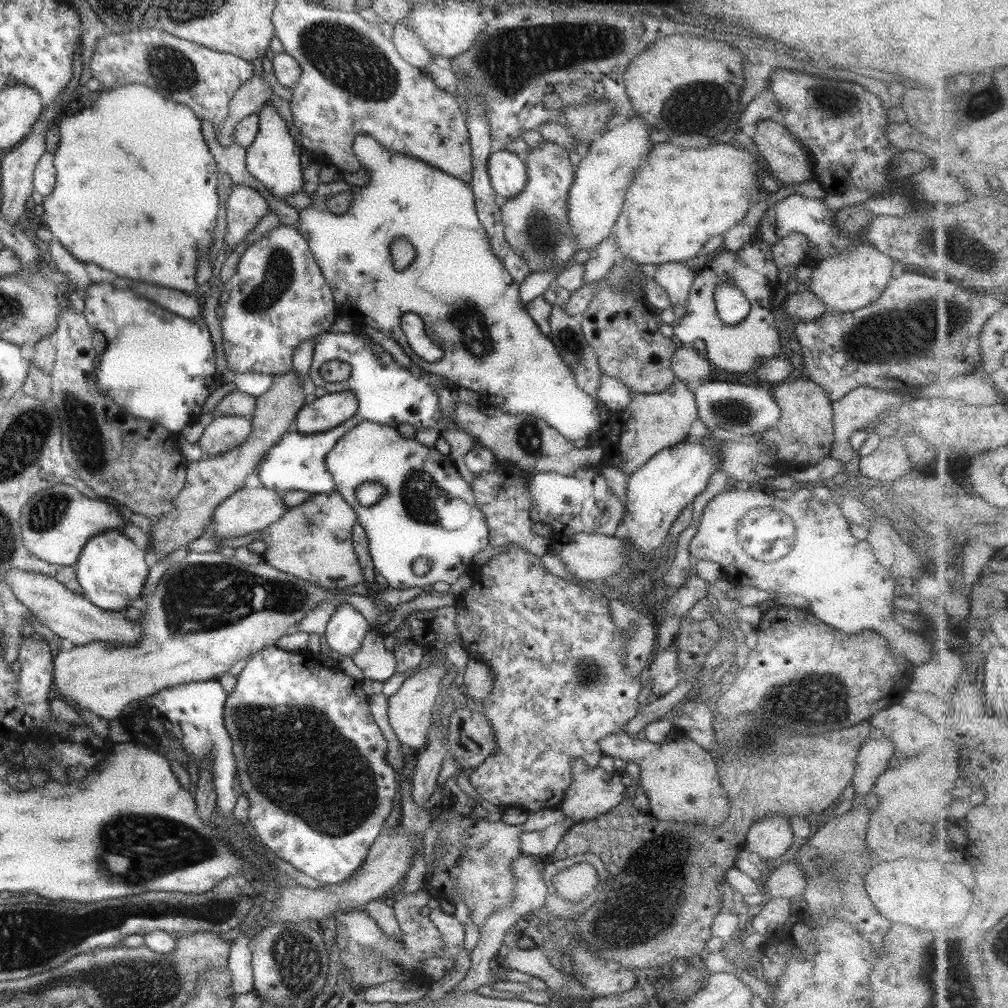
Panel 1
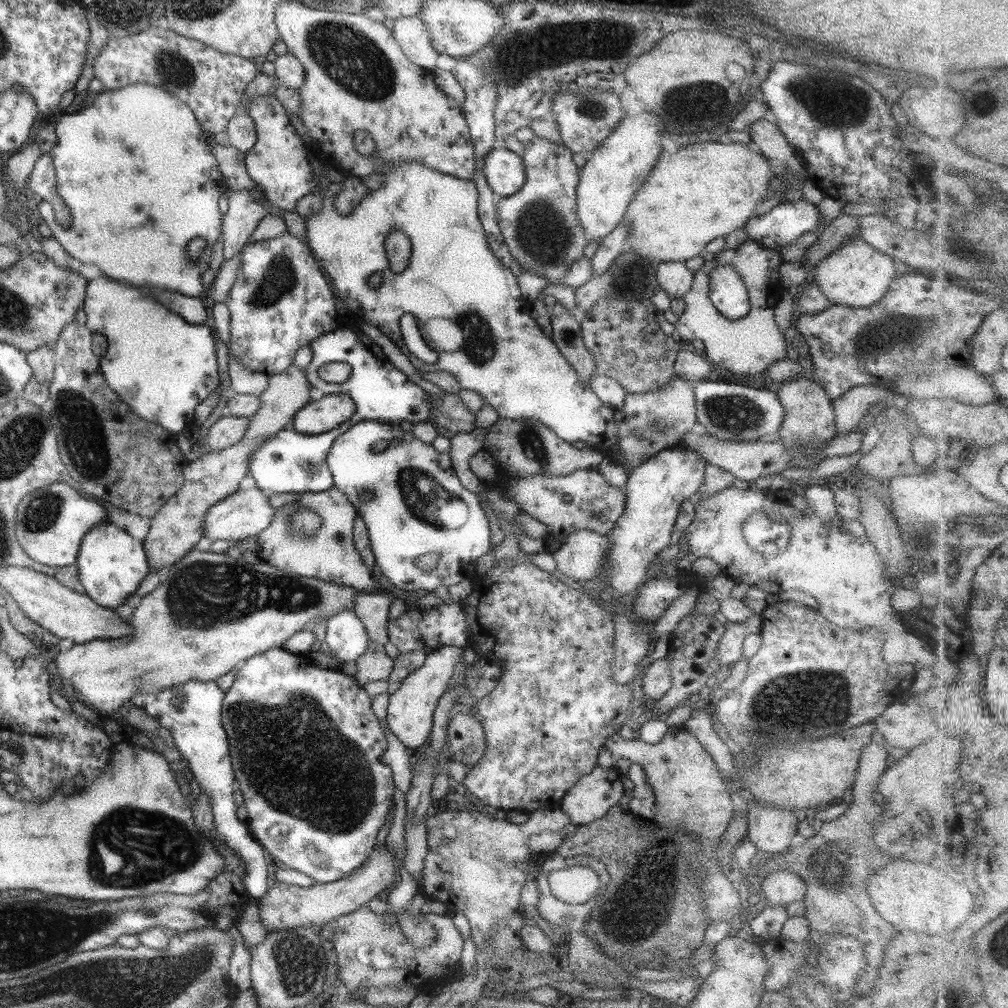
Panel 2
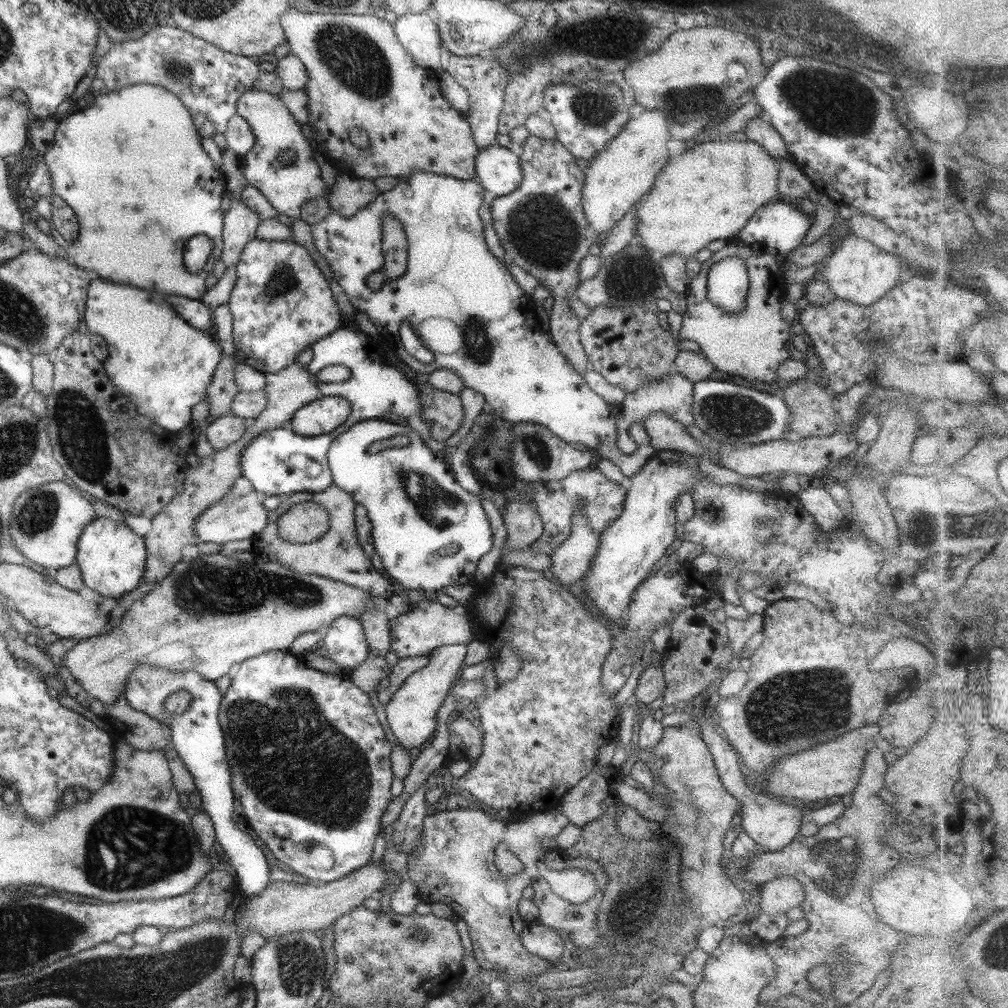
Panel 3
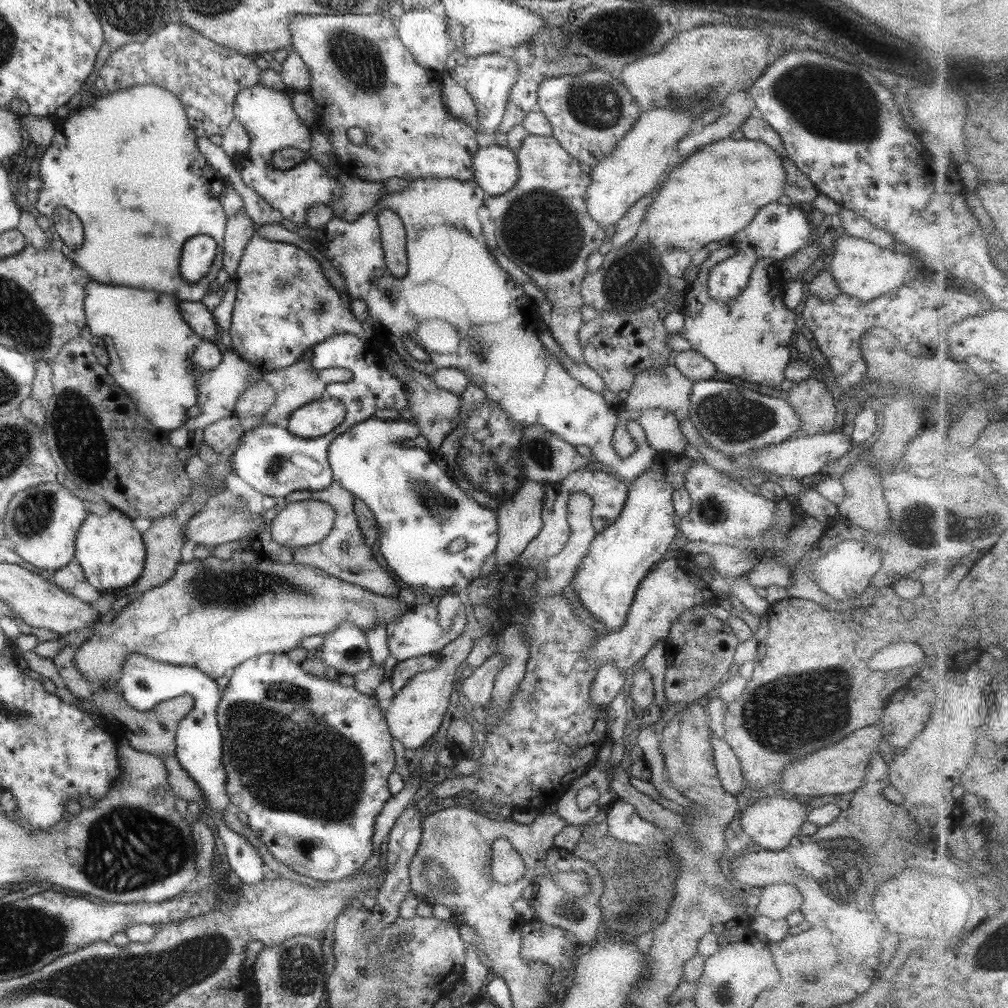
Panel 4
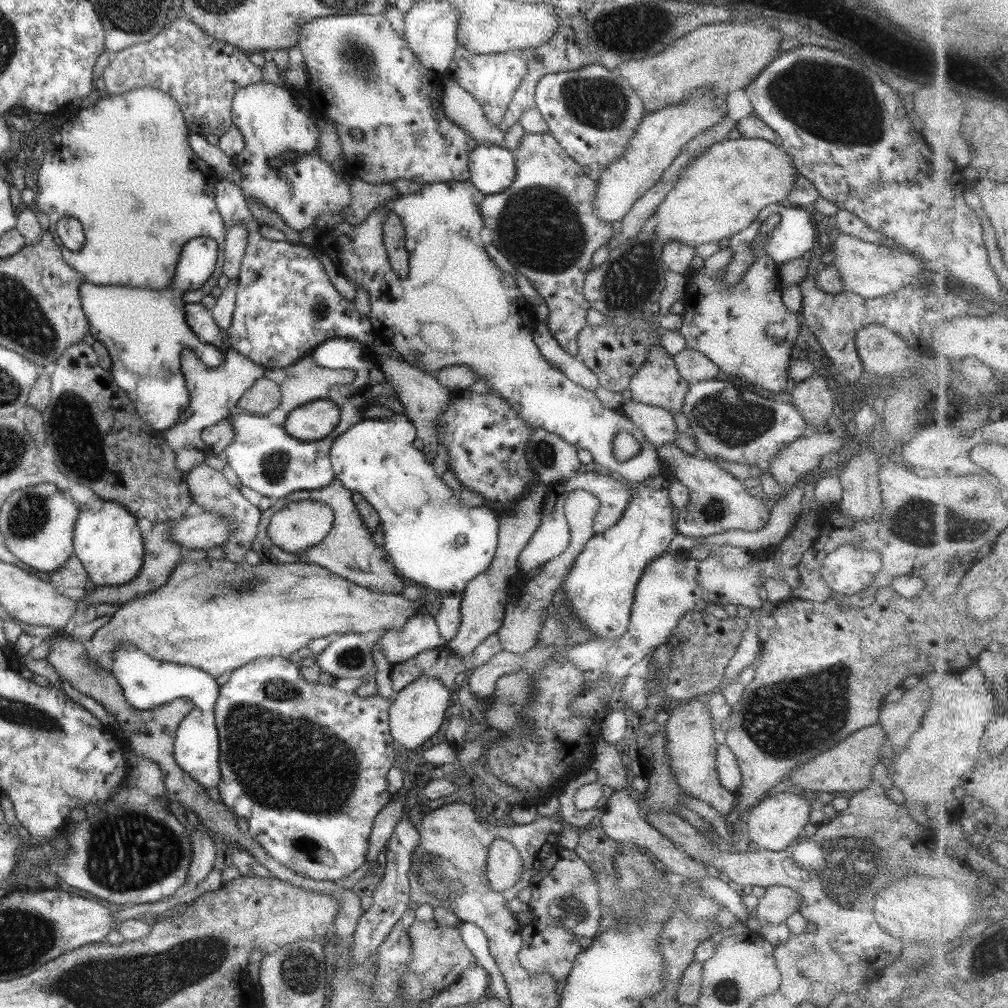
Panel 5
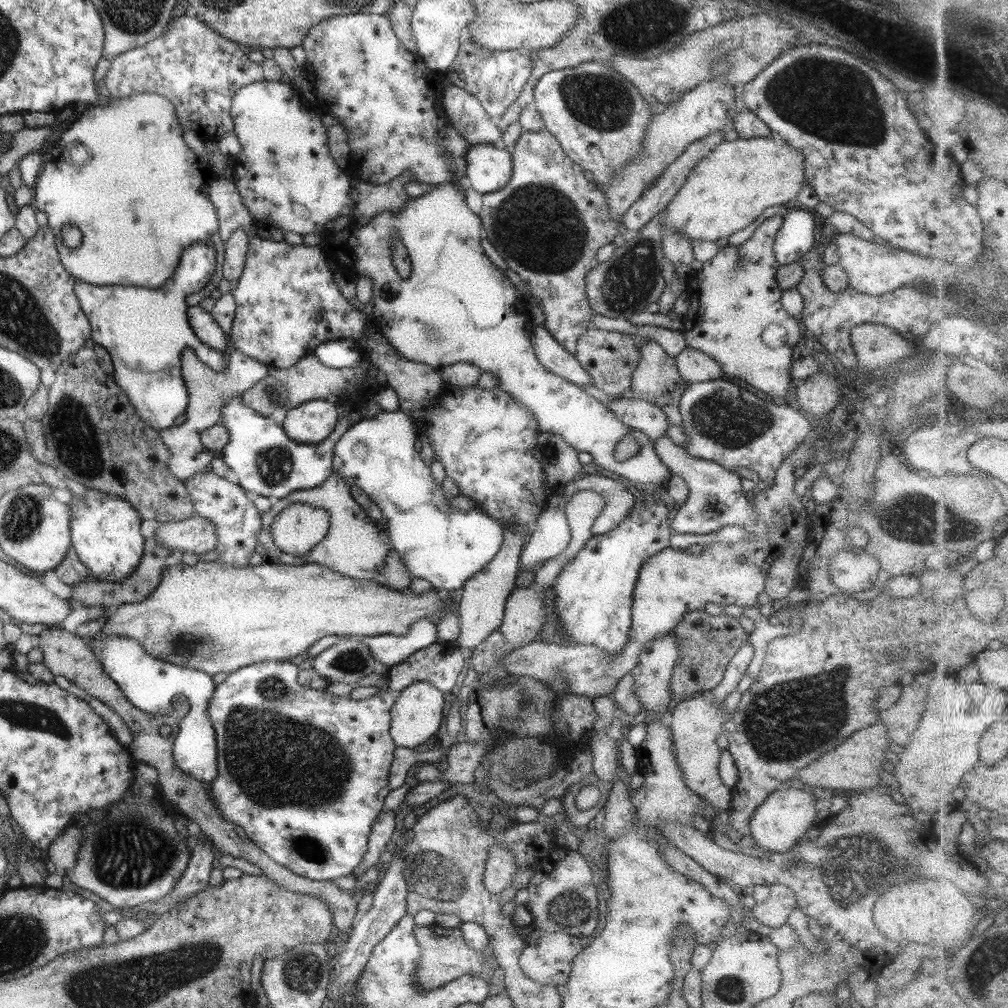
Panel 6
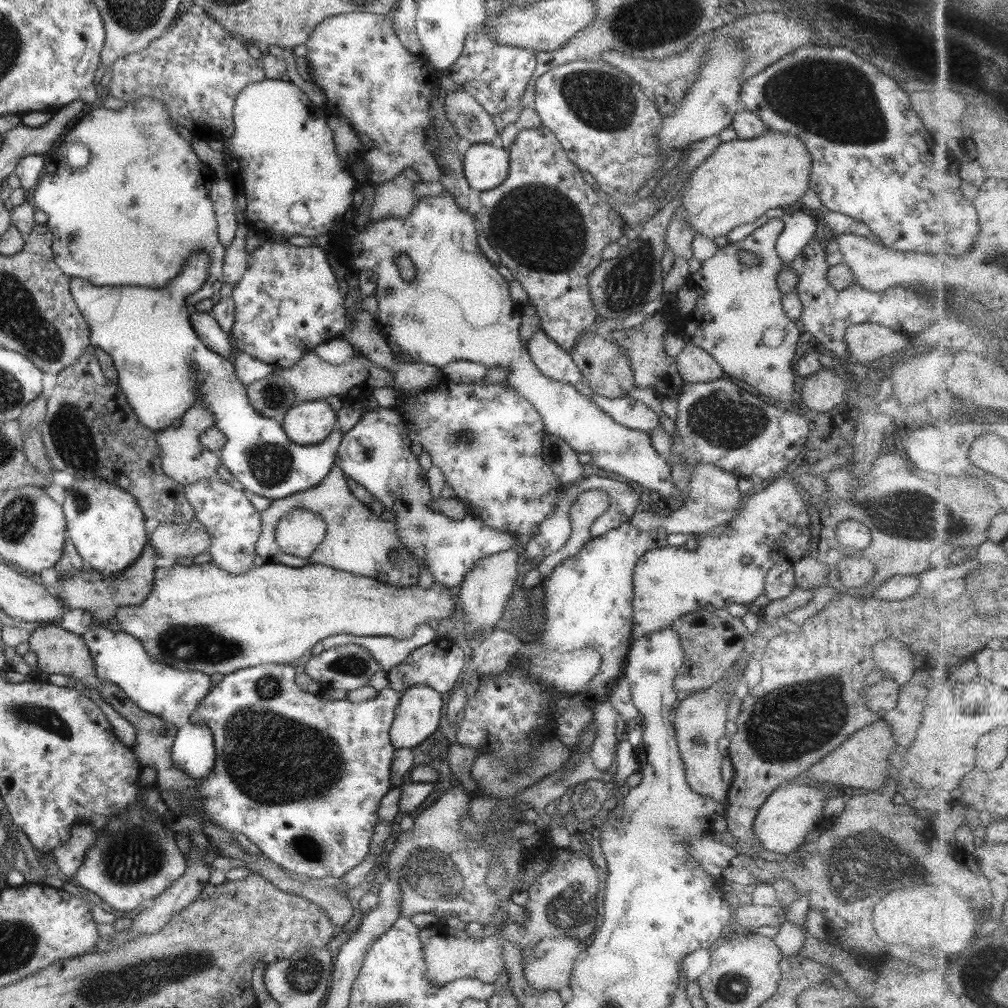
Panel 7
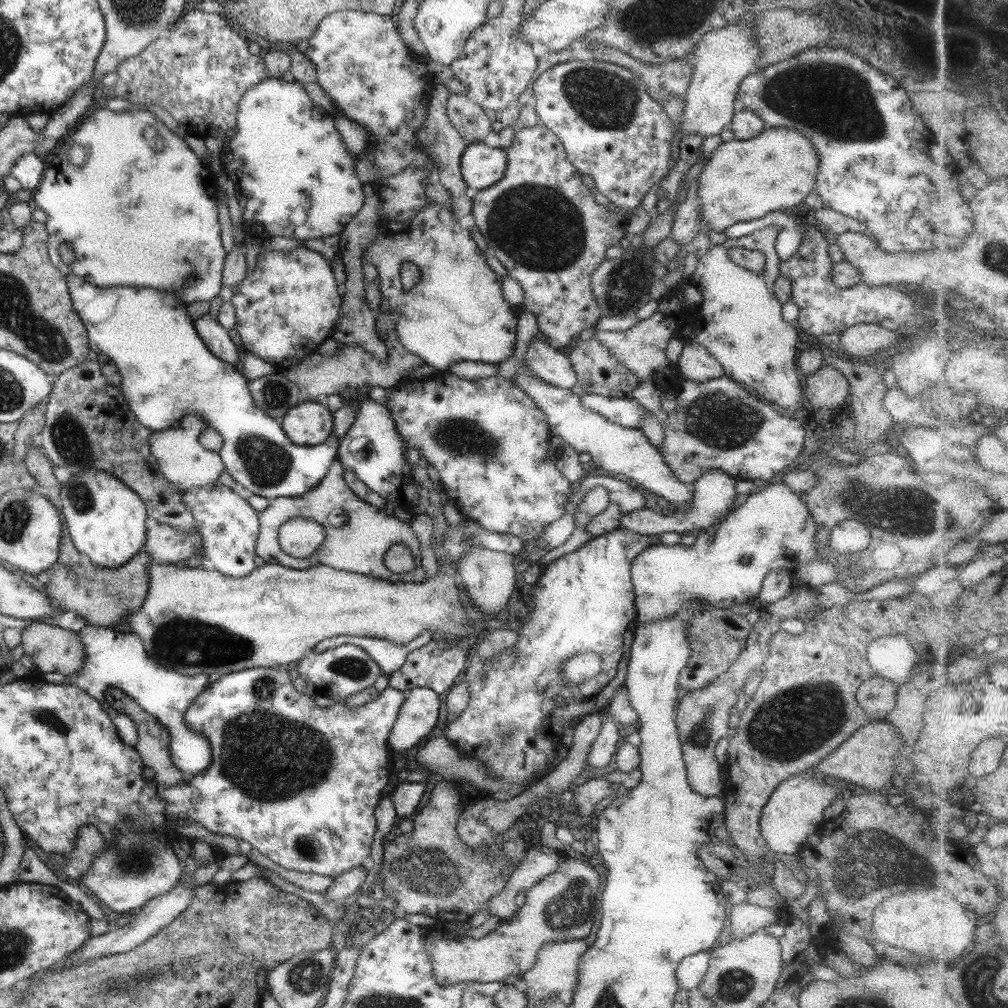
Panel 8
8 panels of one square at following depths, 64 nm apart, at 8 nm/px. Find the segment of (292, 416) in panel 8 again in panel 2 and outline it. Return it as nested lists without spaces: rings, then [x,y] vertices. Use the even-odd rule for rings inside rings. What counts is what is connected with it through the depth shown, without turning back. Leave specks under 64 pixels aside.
[[[345,394],[324,395],[295,414],[294,429],[307,435],[322,434],[346,422],[355,410],[354,401]]]

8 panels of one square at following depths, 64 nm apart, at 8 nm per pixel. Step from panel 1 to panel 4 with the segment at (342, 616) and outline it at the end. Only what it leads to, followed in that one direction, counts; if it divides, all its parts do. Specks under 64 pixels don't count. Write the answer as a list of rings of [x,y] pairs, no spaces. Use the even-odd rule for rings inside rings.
[[[347,620],[327,635],[321,650],[322,662],[339,675],[354,677],[373,665],[366,634]]]

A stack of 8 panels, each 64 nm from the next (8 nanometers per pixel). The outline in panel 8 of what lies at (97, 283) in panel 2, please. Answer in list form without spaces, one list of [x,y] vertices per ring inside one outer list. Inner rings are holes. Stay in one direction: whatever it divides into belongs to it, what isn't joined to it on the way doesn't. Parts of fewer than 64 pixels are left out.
[[[67,274],[65,279],[73,309],[86,327],[89,348],[97,354],[106,354],[118,366],[123,378],[122,392],[128,404],[132,406],[132,412],[144,426],[148,426],[150,430],[166,430],[185,416],[195,414],[203,418],[208,428],[214,429],[223,438],[222,448],[217,453],[228,474],[252,495],[268,500],[278,497],[302,497],[320,485],[332,462],[337,459],[339,452],[337,438],[331,435],[322,444],[316,446],[294,444],[286,436],[280,422],[255,405],[248,380],[238,367],[220,360],[211,353],[204,344],[203,338],[197,333],[195,322],[188,318],[186,306],[178,302],[174,294],[158,292],[150,288],[124,288],[124,286],[100,288],[73,274]]]

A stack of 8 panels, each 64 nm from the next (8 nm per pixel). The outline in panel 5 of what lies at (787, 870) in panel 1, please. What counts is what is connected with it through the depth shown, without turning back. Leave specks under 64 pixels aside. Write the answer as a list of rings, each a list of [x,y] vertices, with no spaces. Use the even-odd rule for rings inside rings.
[[[770,884],[752,911],[760,920],[776,926],[799,910],[801,895],[791,887]]]

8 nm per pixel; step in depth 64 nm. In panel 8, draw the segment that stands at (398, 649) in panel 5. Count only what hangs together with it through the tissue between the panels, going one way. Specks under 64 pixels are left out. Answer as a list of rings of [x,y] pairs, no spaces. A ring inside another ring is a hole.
[[[425,630],[418,638],[412,640],[412,642],[398,646],[389,640],[380,640],[379,638],[334,636],[318,642],[313,651],[319,653],[320,651],[333,649],[342,645],[359,646],[370,655],[370,658],[378,664],[383,673],[392,674],[406,662],[408,655],[413,650],[418,650],[422,646],[426,646],[434,638],[435,635],[432,632]]]

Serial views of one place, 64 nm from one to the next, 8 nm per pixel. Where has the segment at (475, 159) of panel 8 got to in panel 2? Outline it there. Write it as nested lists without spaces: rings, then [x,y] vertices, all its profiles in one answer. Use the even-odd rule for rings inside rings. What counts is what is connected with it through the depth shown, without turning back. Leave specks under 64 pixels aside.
[[[501,143],[500,148],[495,146],[483,156],[481,171],[487,184],[498,198],[509,197],[518,192],[526,178],[522,157],[505,148]]]

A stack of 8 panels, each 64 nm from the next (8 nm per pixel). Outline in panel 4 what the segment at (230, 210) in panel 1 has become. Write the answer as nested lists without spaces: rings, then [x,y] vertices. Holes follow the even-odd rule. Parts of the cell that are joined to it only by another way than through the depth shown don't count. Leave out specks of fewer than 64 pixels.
[[[241,210],[228,216],[225,228],[223,268],[228,276],[237,276],[237,270],[242,259],[245,246],[250,237],[256,233],[257,224],[248,217],[246,211]]]

